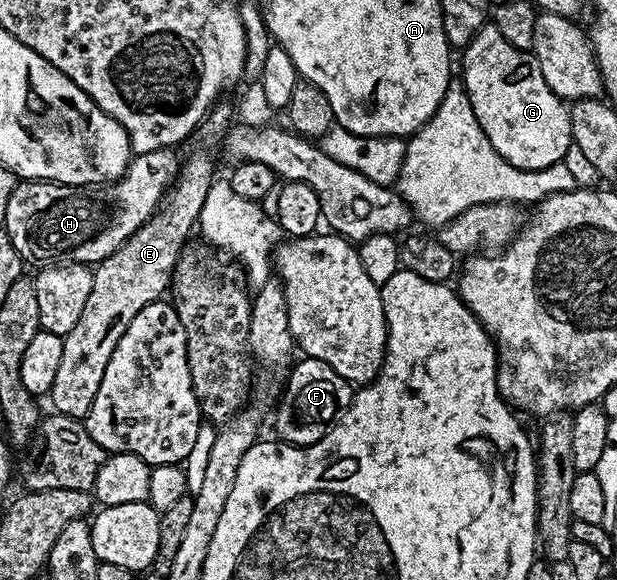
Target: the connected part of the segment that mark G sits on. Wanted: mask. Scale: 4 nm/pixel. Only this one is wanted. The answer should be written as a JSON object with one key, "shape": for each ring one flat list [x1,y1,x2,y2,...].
{"shape":[[492,22,485,23,475,36,471,38,470,43,461,49,460,54,462,54,462,77,460,77,460,83,462,87,466,89,468,98,472,102,472,110,476,114,476,122,480,122,480,126,484,130,488,142,492,142,494,149,496,149,508,163,522,170,540,170,553,164,563,163,566,151,569,150,572,143,570,109,567,101,560,99,548,86,548,82,544,82,544,74,540,74,540,66,536,62,533,54,525,48,512,46,512,42,508,42,508,38,504,38,504,34,500,34,500,30,496,30,496,26]]}

